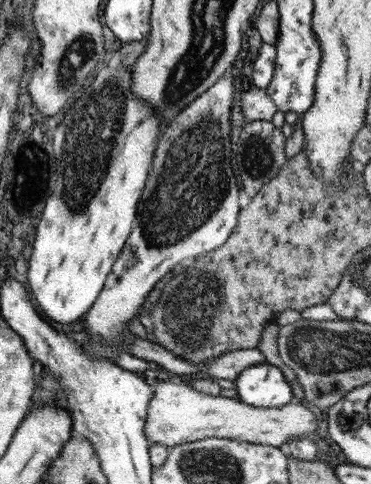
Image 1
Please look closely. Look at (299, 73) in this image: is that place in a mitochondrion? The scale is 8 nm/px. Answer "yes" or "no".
no

